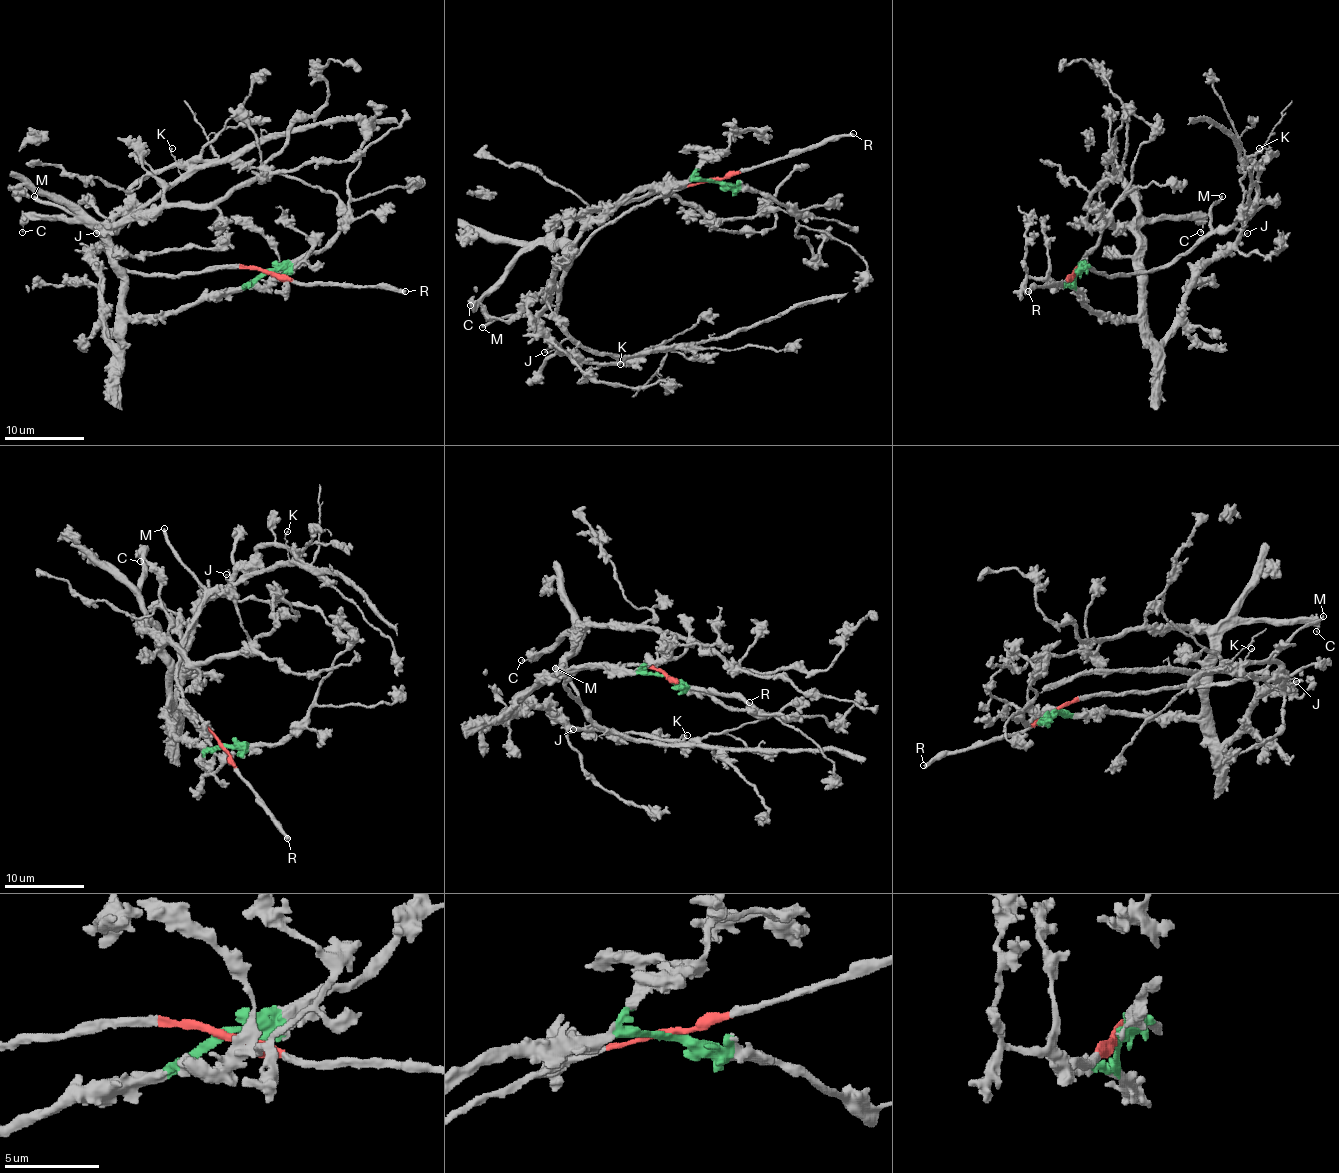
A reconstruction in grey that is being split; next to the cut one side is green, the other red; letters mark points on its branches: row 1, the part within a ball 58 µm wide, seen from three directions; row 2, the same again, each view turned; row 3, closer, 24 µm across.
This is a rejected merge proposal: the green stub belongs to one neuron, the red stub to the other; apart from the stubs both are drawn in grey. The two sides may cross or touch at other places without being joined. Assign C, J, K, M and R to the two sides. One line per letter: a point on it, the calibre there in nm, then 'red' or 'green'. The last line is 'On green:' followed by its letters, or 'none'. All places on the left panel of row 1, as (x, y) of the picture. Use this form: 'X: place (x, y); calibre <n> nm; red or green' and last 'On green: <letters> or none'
C: place (22, 232); calibre 110 nm; green
J: place (96, 233); calibre 120 nm; red
K: place (172, 148); calibre 140 nm; red
M: place (34, 196); calibre 280 nm; red
R: place (405, 291); calibre 360 nm; red
On green: C

